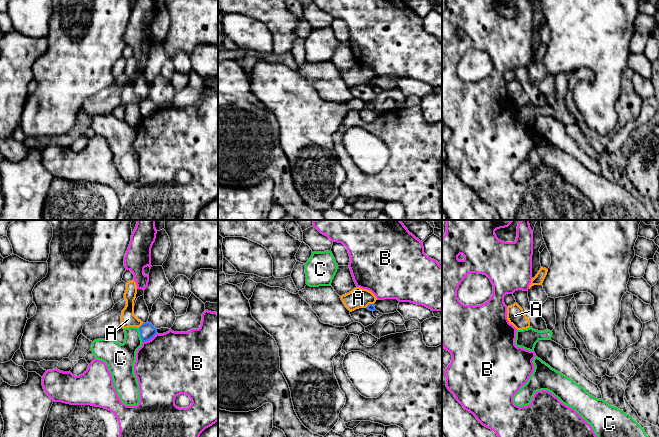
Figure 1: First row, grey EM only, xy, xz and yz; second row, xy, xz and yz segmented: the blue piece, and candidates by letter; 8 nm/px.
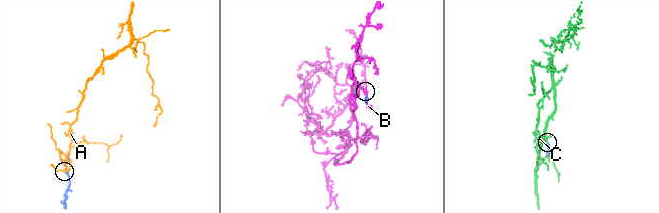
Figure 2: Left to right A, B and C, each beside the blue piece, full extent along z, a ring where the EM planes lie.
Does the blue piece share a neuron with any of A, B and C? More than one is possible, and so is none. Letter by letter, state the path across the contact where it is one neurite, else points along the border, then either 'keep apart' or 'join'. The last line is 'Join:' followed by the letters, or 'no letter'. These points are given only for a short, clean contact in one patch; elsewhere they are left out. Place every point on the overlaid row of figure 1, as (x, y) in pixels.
A: border along xy (143, 323), (138, 327); keep apart
B: keep apart
C: border along xy (138, 328), (142, 342); keep apart
Join: no letter

